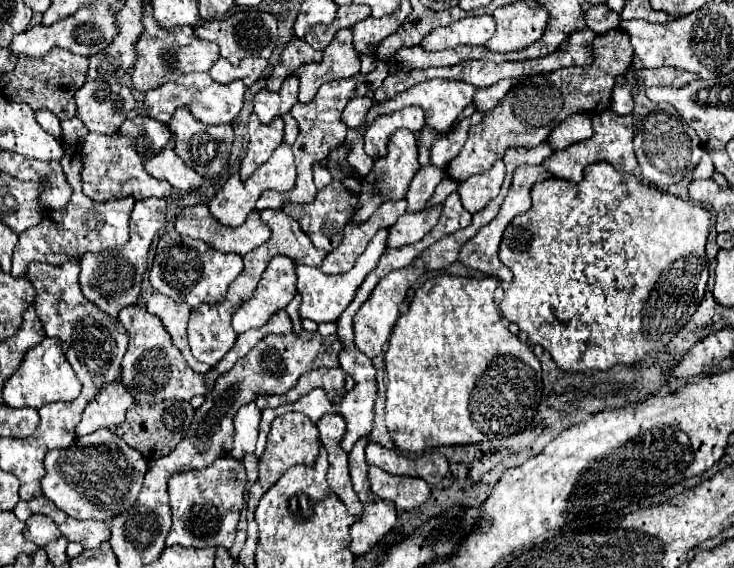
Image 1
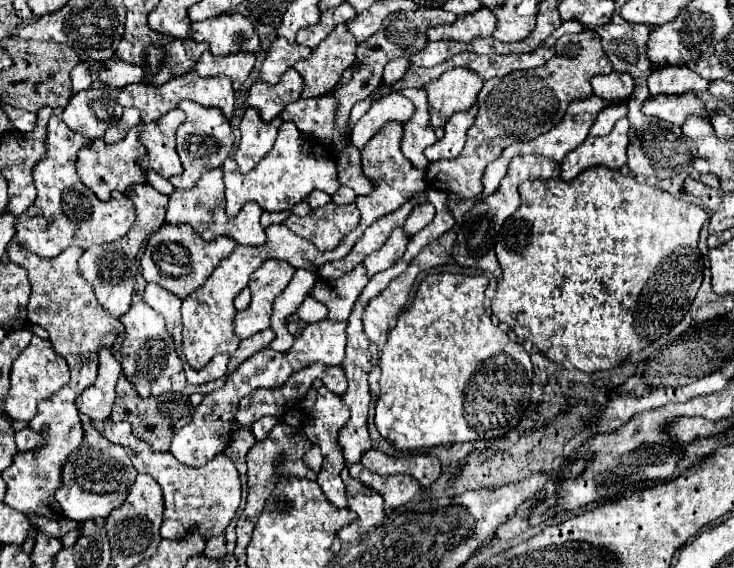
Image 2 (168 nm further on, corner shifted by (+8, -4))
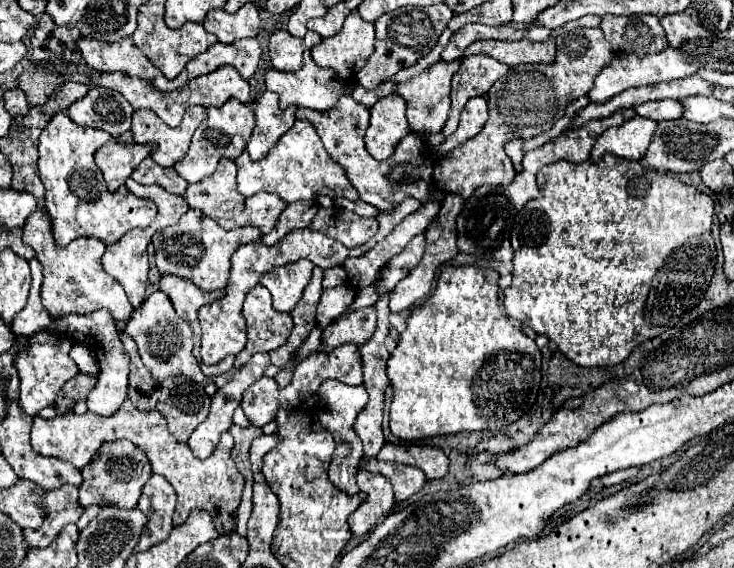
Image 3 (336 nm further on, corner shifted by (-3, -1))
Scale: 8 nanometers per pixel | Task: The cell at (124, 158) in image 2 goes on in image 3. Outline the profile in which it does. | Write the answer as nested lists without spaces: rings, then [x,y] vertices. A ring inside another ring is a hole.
[[[107,142],[95,152],[95,164],[103,172],[109,192],[117,192],[121,184],[133,174],[133,170],[149,156],[147,144],[119,144]]]

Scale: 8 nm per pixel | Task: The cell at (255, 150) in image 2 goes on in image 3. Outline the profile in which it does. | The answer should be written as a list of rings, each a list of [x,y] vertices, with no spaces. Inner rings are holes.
[[[265,92],[255,108],[255,120],[257,124],[253,136],[249,138],[247,152],[253,160],[261,160],[279,142],[279,138],[293,126],[295,106],[289,106],[287,110],[279,110],[277,94]]]

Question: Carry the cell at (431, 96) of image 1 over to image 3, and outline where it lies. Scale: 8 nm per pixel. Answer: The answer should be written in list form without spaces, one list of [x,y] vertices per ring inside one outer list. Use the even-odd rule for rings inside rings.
[[[469,56],[461,60],[461,68],[453,76],[453,88],[451,88],[451,116],[449,122],[457,126],[459,114],[469,98],[483,96],[493,86],[497,78],[507,74],[509,66],[493,60],[491,56]]]

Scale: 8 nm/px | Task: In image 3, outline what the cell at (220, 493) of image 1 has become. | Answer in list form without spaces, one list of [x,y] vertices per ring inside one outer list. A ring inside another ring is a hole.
[[[125,400],[123,406],[109,418],[93,414],[93,412],[87,412],[83,416],[71,412],[65,416],[55,416],[51,420],[35,416],[33,430],[31,430],[31,446],[37,454],[67,460],[73,466],[79,466],[79,470],[85,464],[89,464],[89,460],[93,458],[93,454],[99,450],[99,446],[103,442],[115,442],[121,438],[125,438],[125,440],[133,442],[137,448],[141,448],[147,454],[153,472],[165,476],[169,480],[169,484],[175,488],[177,506],[175,506],[175,514],[173,514],[173,526],[183,524],[185,518],[191,514],[191,510],[199,508],[199,510],[205,510],[211,514],[215,528],[221,536],[235,532],[235,528],[237,528],[235,514],[237,514],[241,494],[245,488],[245,478],[237,470],[235,462],[231,460],[233,440],[231,440],[229,432],[223,434],[223,438],[219,440],[219,446],[211,458],[199,460],[191,454],[187,444],[179,444],[179,442],[175,442],[175,438],[171,438],[171,432],[167,430],[167,420],[159,412],[143,414],[129,400]]]

